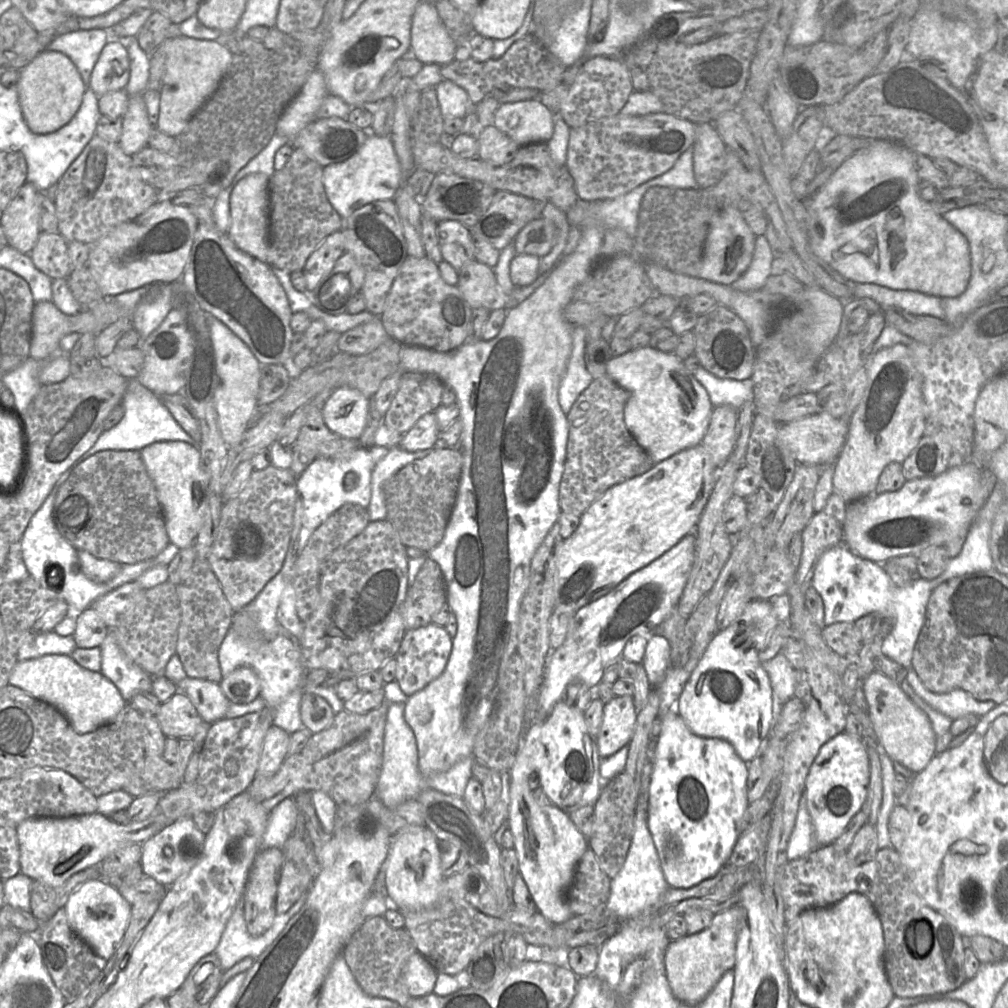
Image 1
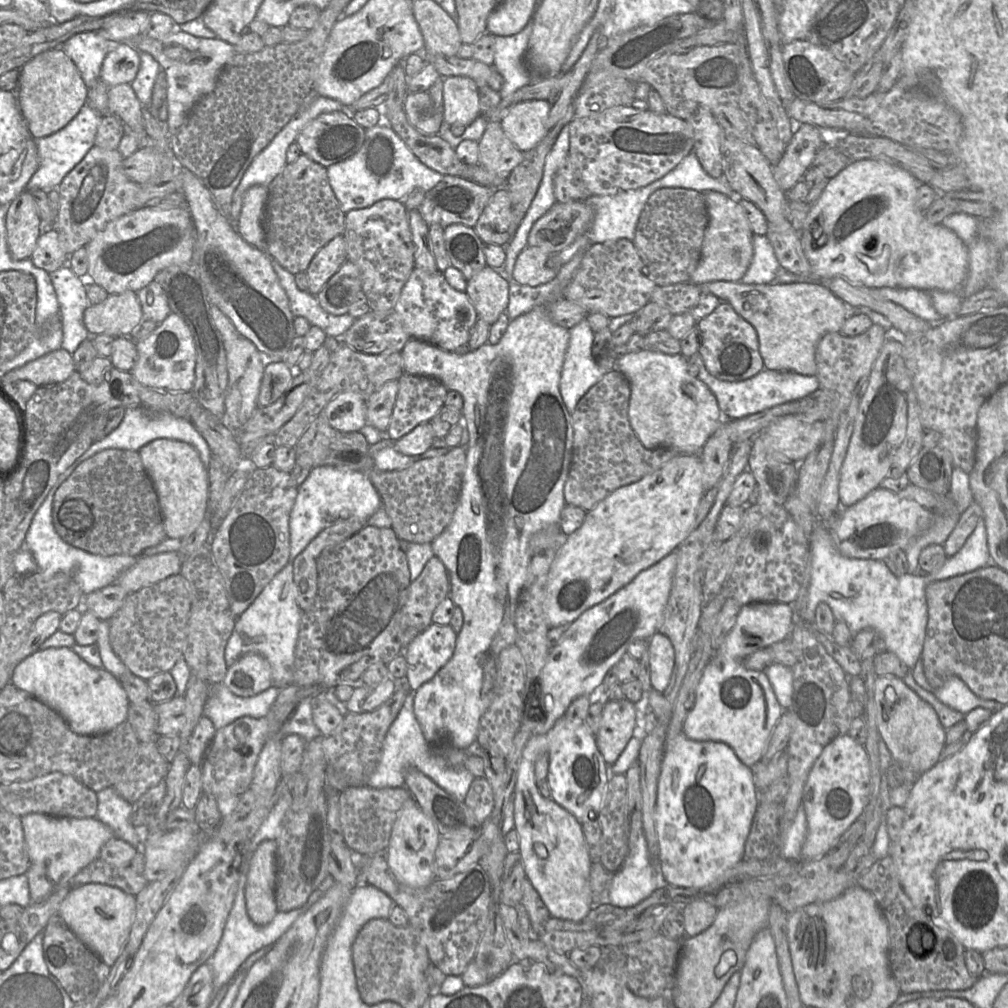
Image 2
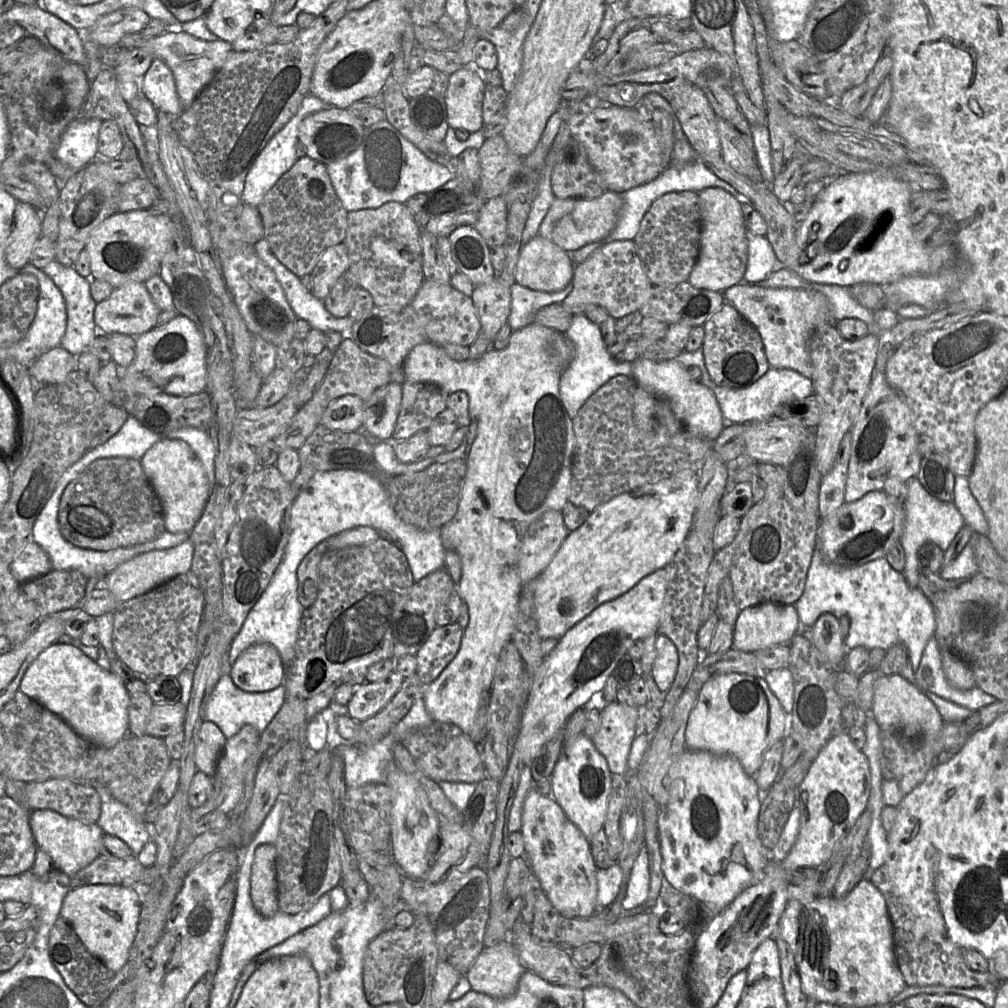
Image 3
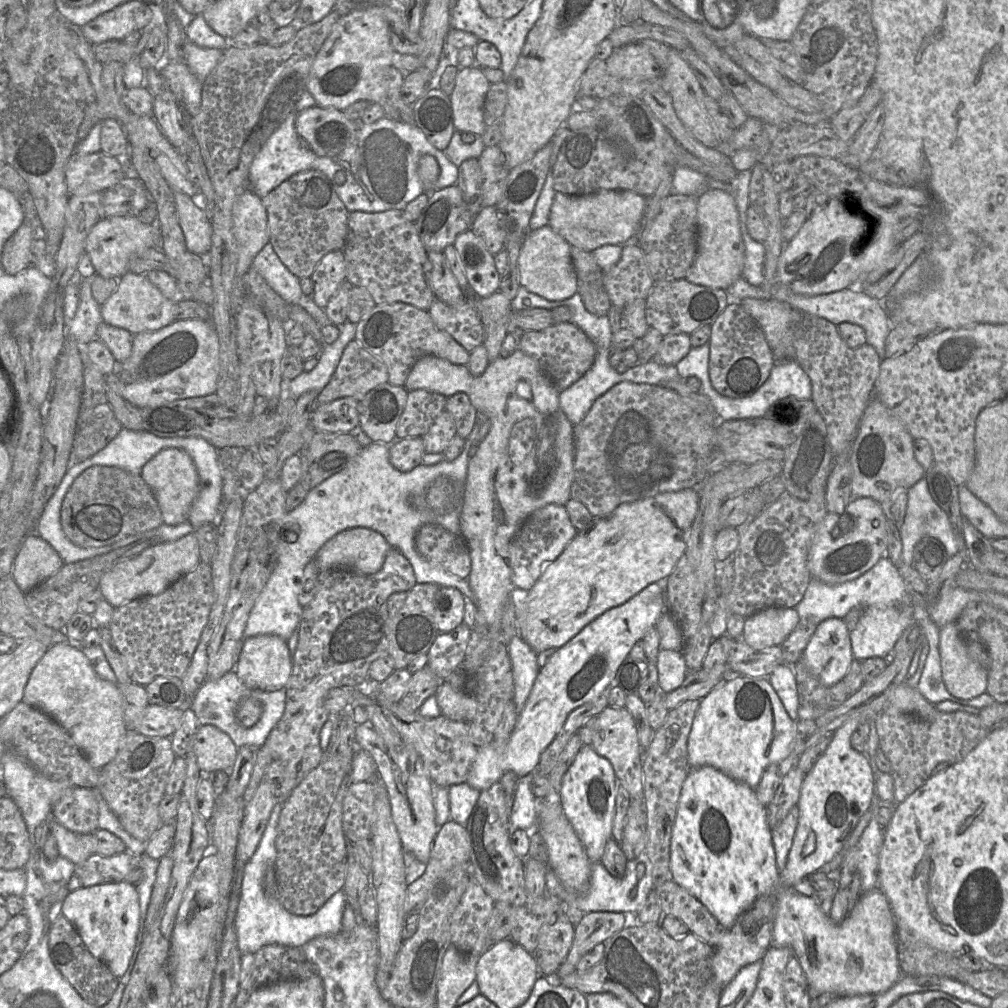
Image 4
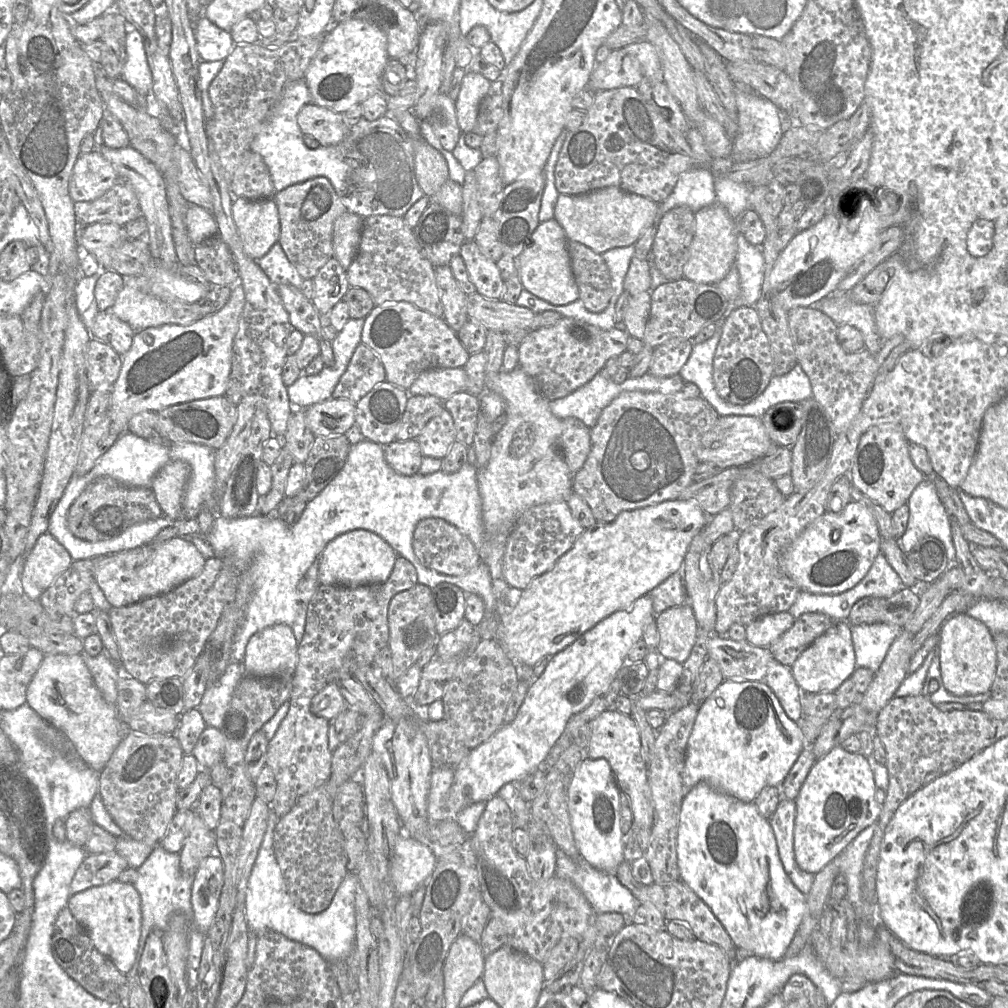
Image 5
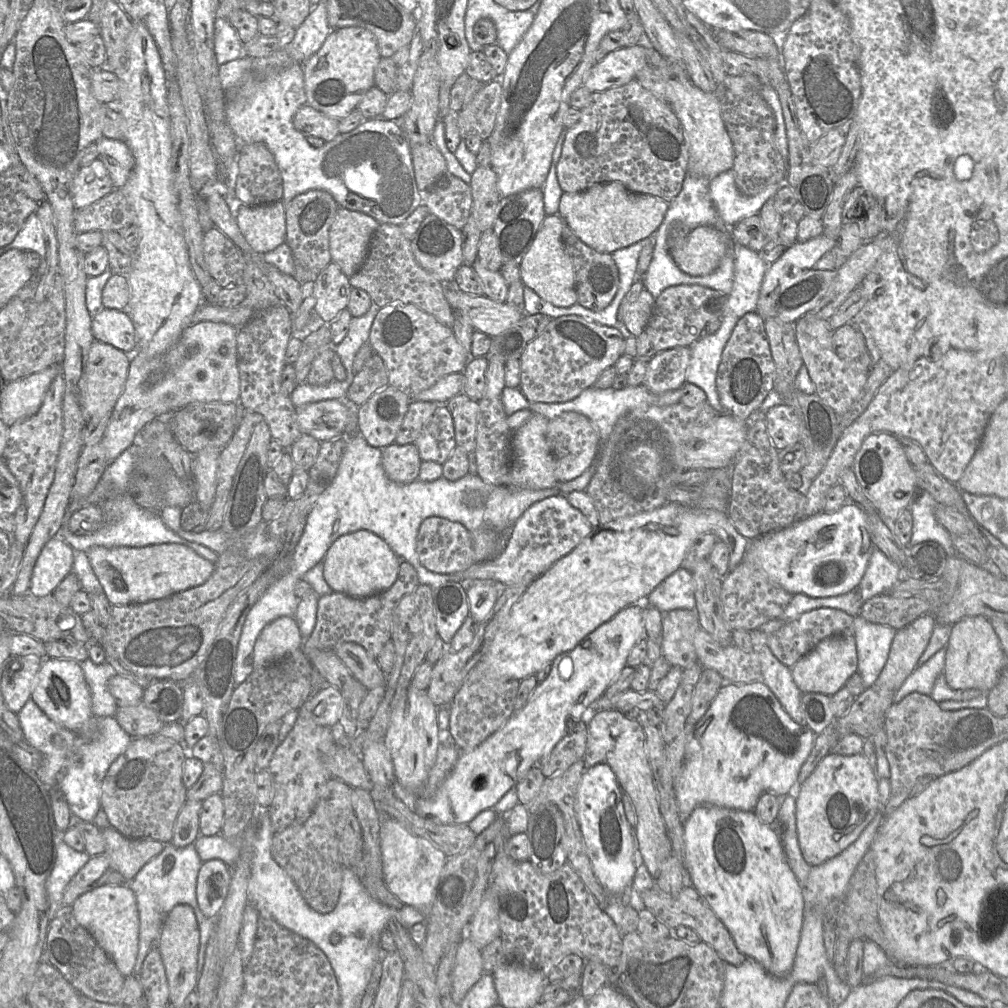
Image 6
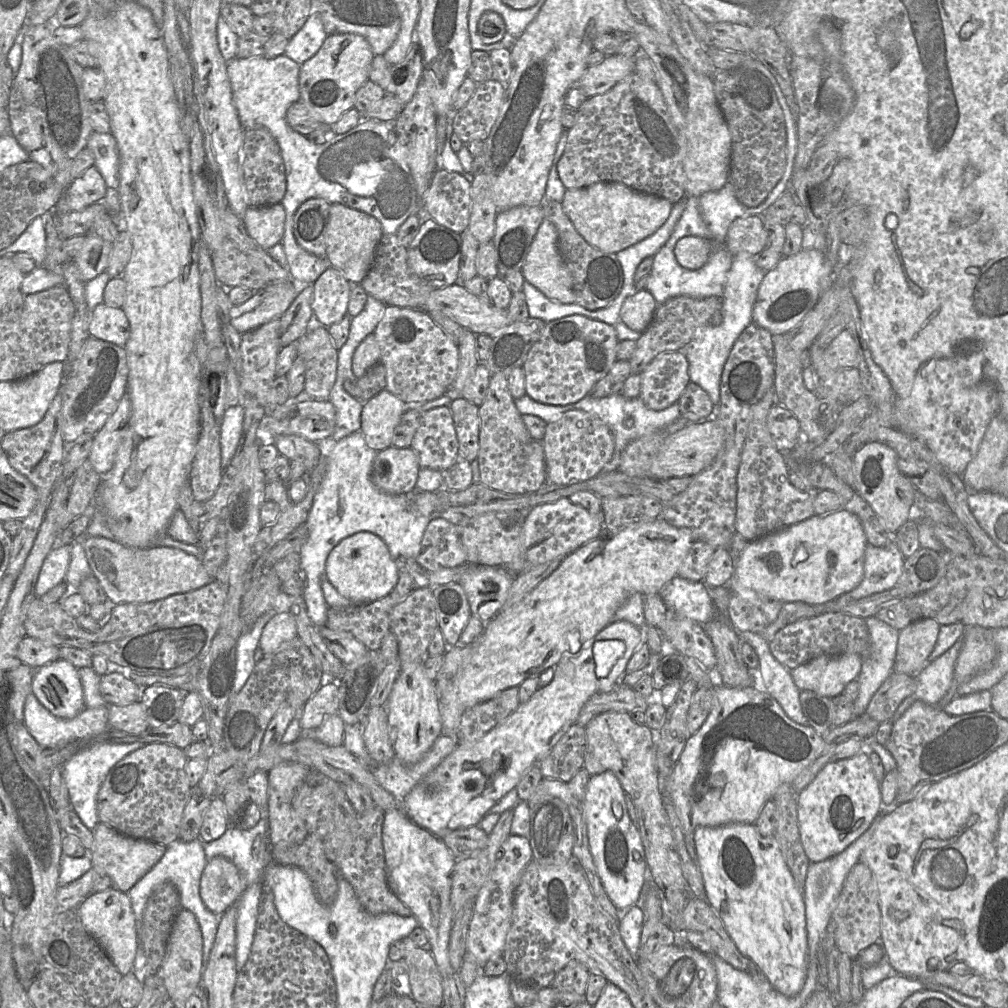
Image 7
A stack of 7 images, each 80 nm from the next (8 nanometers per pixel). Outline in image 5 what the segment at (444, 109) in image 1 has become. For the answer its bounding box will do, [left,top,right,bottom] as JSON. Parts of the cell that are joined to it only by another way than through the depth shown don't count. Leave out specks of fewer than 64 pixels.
[455,71,491,133]

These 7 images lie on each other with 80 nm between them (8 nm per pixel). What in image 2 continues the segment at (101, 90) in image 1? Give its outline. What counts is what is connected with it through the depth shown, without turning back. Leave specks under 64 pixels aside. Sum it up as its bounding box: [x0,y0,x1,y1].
[99,43,140,87]

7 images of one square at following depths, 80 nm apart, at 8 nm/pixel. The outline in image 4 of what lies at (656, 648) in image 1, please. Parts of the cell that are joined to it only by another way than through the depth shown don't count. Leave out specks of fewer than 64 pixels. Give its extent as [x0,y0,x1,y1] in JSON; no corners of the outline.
[656,649,687,693]

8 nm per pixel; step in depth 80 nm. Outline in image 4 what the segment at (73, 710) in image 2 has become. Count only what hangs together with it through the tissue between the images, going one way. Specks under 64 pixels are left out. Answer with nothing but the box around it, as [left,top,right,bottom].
[23,642,128,770]

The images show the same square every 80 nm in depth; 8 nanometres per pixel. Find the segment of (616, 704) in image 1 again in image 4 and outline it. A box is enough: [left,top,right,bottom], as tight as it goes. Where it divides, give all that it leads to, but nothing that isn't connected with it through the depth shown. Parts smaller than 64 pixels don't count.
[590,706,643,797]

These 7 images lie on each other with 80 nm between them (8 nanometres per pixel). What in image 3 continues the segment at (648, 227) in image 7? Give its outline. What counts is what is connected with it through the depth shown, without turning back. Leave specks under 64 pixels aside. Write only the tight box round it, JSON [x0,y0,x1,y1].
[538,191,623,252]

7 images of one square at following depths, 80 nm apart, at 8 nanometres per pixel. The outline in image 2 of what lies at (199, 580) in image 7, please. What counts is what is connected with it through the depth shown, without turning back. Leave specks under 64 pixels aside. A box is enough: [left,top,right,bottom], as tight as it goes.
[115,551,182,594]

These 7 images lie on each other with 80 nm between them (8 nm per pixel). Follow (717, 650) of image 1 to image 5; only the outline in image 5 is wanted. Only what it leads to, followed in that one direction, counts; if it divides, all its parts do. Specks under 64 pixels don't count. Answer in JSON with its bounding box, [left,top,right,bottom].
[685,612,804,802]

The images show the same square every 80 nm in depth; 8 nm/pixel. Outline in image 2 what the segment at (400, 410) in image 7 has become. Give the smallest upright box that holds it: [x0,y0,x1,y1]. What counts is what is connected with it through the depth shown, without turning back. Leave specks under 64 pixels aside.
[366,380,398,432]

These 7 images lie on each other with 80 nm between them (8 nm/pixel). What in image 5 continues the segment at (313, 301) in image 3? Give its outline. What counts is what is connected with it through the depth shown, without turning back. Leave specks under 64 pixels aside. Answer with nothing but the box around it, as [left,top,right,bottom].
[257,243,303,288]

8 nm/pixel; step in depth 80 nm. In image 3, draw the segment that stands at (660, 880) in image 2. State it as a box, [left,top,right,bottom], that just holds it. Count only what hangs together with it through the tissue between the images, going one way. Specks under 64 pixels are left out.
[620,846,650,908]

